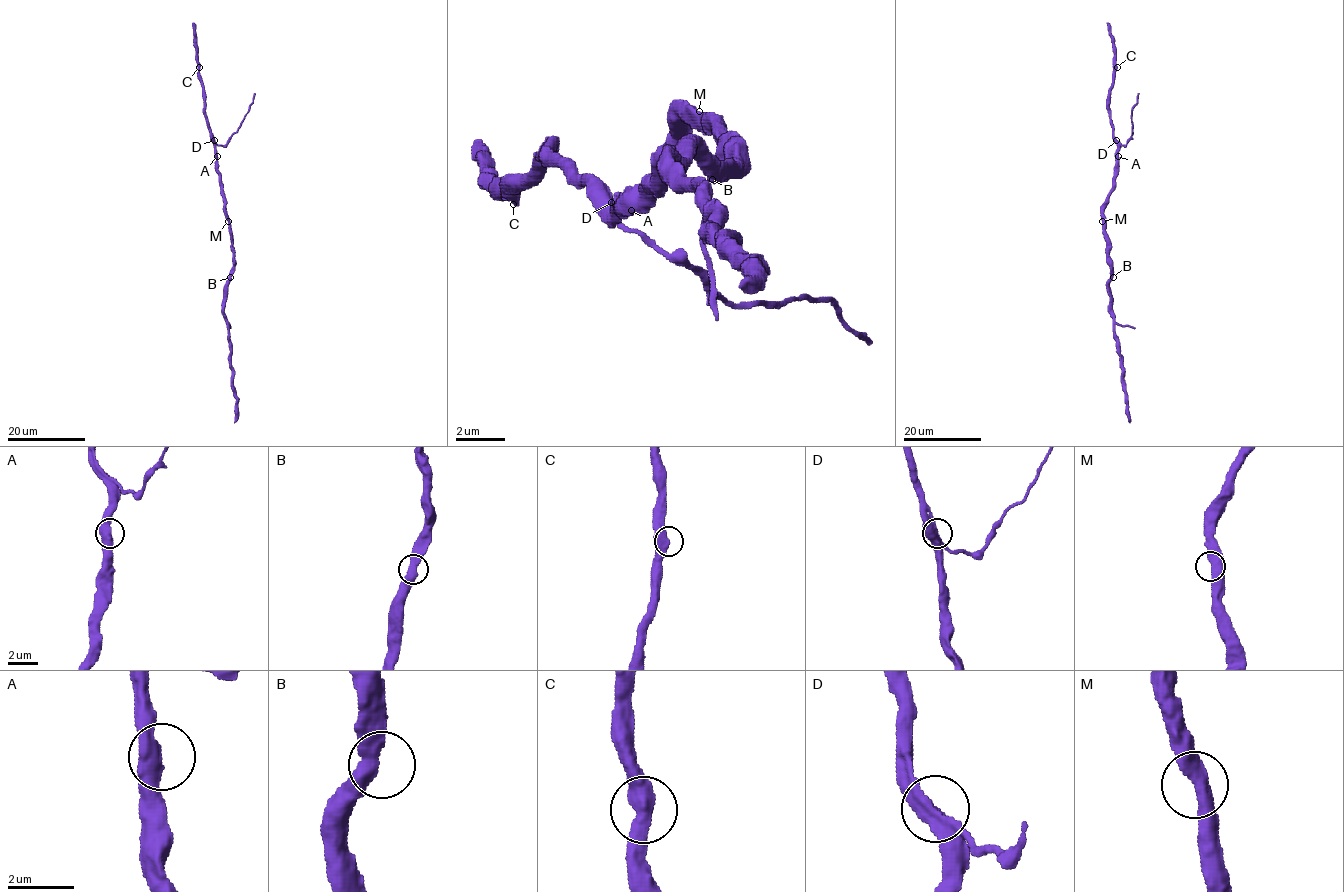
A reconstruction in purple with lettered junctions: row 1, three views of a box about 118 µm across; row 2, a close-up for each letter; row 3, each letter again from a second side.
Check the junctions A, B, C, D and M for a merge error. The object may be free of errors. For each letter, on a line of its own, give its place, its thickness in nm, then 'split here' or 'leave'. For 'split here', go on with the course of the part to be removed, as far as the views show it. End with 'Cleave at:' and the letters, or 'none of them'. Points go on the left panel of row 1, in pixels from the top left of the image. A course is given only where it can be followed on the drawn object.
A: at (217, 156); 480 nm thick; leave
B: at (230, 277); 480 nm thick; leave
C: at (199, 67); 500 nm thick; leave
D: at (214, 140); 550 nm thick; leave
M: at (228, 221); 500 nm thick; leave
Cleave at: none of them

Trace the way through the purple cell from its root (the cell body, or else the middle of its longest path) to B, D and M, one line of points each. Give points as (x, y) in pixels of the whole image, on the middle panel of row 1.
B: (706, 129), (712, 129), (730, 148), (730, 160), (712, 179)
D: (706, 129), (693, 117), (681, 117), (675, 136), (662, 154), (662, 173), (625, 210), (619, 210), (613, 204)
M: (706, 129), (706, 117), (699, 111)

